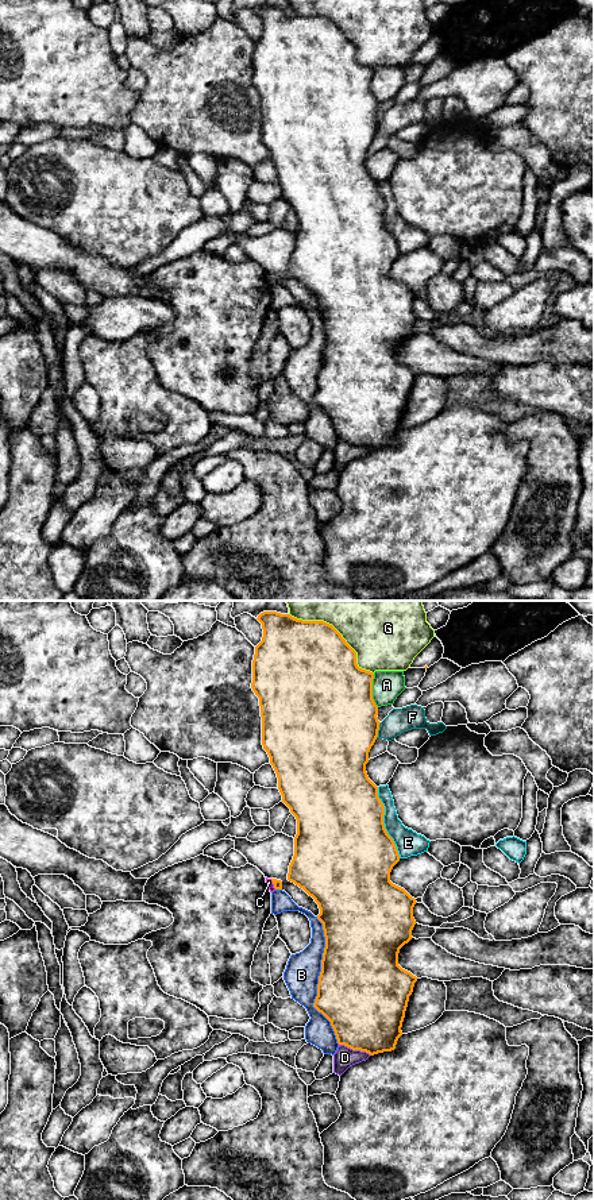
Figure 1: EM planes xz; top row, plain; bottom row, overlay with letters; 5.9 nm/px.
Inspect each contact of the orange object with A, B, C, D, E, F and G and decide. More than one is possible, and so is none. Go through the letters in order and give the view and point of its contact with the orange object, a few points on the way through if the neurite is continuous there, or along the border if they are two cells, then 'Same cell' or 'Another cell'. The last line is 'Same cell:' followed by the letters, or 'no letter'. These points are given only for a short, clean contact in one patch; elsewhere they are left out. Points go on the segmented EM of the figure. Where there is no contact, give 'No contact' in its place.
A: Touches orange at xz (371, 690). Another cell
B: Touches orange at xz (319, 980). Another cell
C: Touches orange at xz (273, 883). Boundary: xz (270, 879), (276, 888). Another cell
D: Touches orange at xz (355, 1049). Another cell
E: Touches orange at xz (382, 822). Another cell
F: Touches orange at xz (377, 730). Boundary: xz (381, 722), (375, 737). Another cell
G: Touches orange at xz (338, 632). Another cell
Same cell: no letter

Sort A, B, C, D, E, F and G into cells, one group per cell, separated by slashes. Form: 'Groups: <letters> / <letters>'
Groups: A / B / C / D / E / F / G

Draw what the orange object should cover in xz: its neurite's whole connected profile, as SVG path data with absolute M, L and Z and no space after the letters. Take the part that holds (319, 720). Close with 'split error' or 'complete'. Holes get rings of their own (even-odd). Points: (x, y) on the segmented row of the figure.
M263 611L256 620L262 624L263 637L255 647L251 688L259 698L262 745L277 773L282 802L297 819L288 880L319 904L317 919L325 937L313 1007L331 1022L339 1045L370 1056L392 1052L402 1035L409 996L417 981L398 965L400 949L413 938L413 907L417 902L390 881L400 854L385 829L385 806L378 798L378 787L366 772L369 752L381 724L373 699L374 674L358 667L356 652L324 621L302 621L277 611Z; complete

